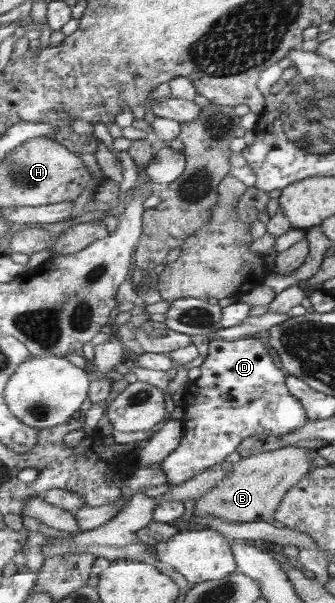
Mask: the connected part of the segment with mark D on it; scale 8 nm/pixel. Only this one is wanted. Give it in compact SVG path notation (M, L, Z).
M265 336L234 341L212 339L209 342L208 354L200 368L201 374L198 378L184 389L182 408L185 414L185 438L179 449L161 463L169 485L183 486L189 480L207 472L209 468L225 464L229 454L236 452L246 439L260 435L288 435L299 432L301 428L305 428L305 424L311 422L305 406L289 390L289 374L283 369L273 350L268 348Z

